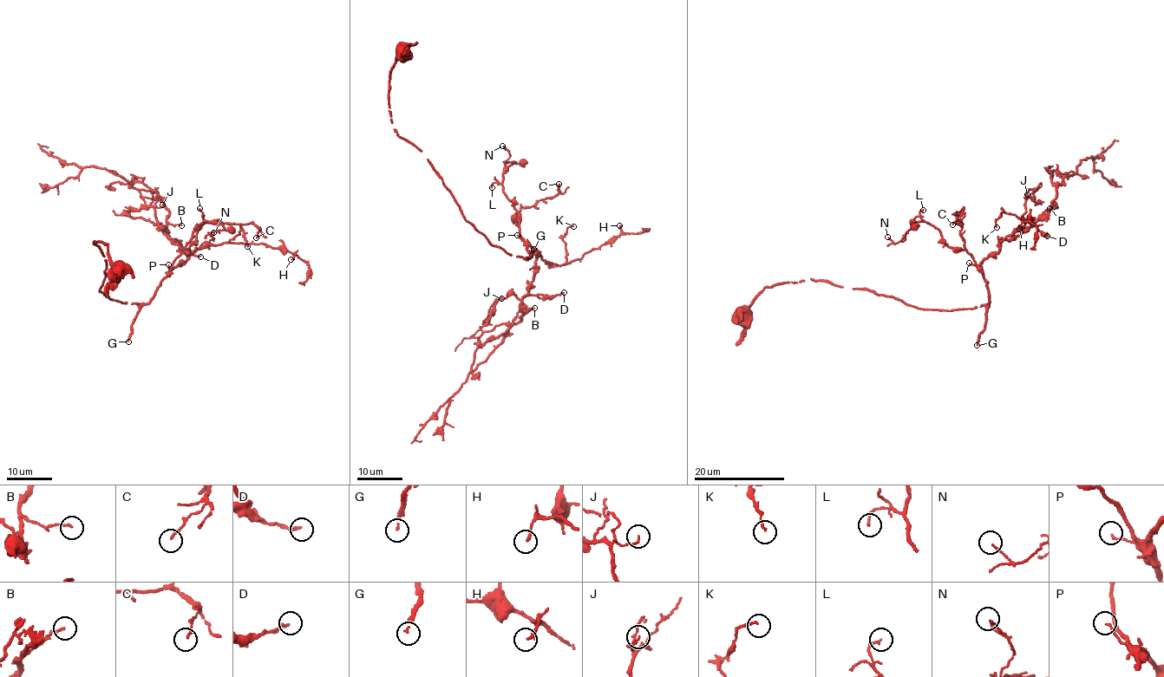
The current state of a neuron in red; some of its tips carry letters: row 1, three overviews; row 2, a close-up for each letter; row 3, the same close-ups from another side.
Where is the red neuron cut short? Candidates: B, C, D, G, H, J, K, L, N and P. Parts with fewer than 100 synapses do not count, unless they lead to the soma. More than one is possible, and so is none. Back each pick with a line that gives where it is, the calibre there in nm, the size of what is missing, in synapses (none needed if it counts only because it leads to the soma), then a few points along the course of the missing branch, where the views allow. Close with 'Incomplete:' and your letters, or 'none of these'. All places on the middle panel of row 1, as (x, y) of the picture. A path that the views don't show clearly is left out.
G: Place: (533, 249). Thickness 100 nm. Roughly 800 synapses. Course of what is missing: (533, 249), (555, 275), (577, 205), (606, 185), (617, 205), (632, 211), (634, 234), (684, 283)
Incomplete: G

